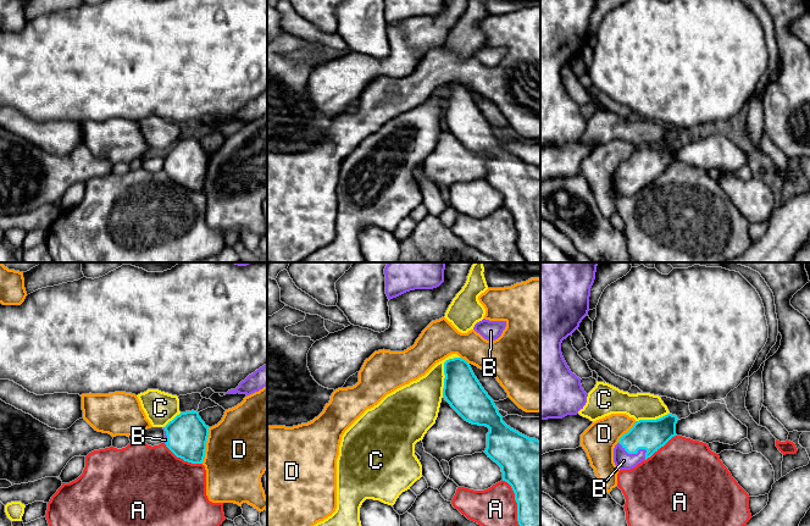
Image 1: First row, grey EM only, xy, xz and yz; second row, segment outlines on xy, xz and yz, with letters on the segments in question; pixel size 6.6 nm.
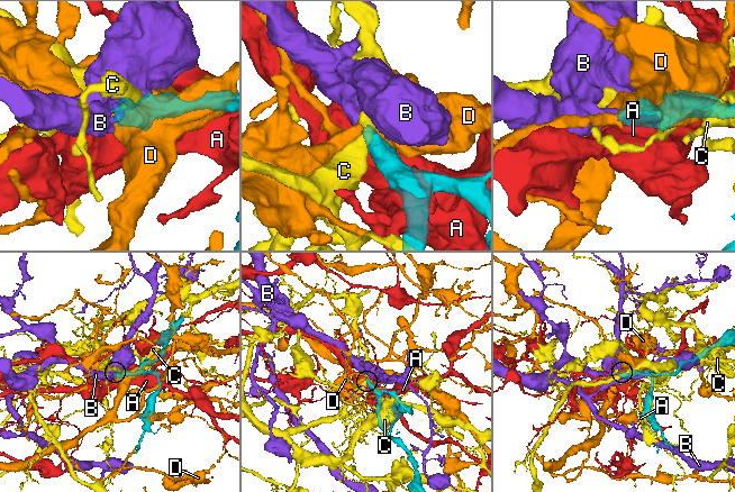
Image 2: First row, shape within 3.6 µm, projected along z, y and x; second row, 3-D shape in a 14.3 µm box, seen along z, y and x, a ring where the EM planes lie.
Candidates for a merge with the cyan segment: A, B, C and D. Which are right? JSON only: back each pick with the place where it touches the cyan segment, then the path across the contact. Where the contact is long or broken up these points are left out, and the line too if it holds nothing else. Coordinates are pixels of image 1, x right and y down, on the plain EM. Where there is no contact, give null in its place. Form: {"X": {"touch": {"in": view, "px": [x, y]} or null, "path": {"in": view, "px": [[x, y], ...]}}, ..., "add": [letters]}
{"B": {"touch": {"in": "yz", "px": [636, 180]}, "path": {"in": "yz", "px": [[650, 161], [636, 180], [623, 187]]}}, "add": ["B"]}

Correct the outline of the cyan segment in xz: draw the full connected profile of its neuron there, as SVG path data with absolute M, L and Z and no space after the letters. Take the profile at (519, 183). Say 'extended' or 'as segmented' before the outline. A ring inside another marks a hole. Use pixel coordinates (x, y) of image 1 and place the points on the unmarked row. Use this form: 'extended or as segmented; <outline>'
as segmented; M461 84L444 89L443 123L467 149L489 155L484 179L501 194L517 229L517 248L526 262L540 262L540 167L529 165L503 148L493 126L475 103L470 90Z

